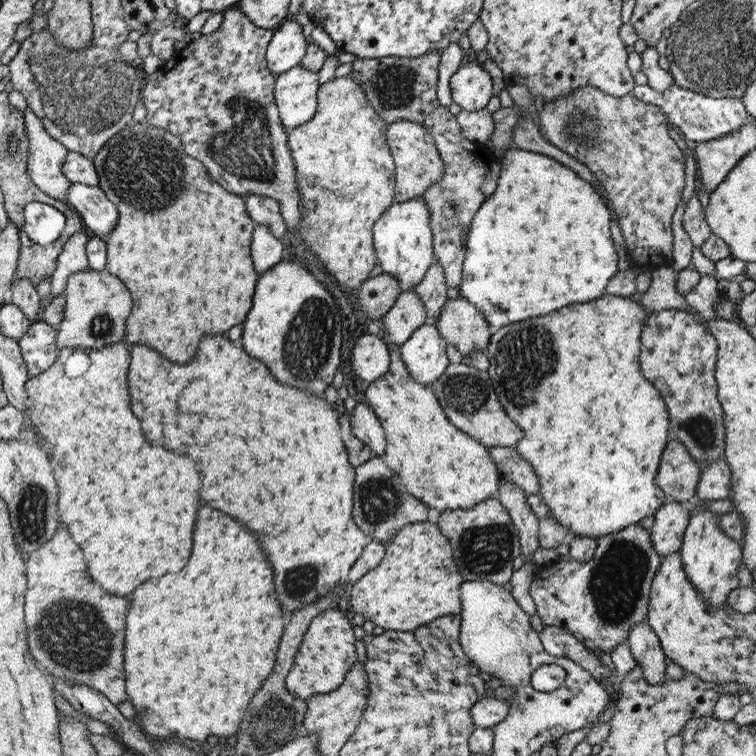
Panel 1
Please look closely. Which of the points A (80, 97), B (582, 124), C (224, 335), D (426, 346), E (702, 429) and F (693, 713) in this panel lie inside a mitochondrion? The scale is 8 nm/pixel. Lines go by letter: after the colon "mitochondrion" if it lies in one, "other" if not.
A: mitochondrion
B: mitochondrion
C: other
D: other
E: mitochondrion
F: other

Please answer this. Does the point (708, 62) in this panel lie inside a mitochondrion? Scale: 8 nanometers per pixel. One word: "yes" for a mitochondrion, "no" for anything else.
yes

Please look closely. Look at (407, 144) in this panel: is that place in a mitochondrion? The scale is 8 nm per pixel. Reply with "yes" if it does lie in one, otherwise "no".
no

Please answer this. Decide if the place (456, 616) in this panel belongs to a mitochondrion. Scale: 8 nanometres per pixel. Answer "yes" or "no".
no

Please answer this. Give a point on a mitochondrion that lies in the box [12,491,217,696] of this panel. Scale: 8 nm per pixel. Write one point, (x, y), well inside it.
(74, 636)

